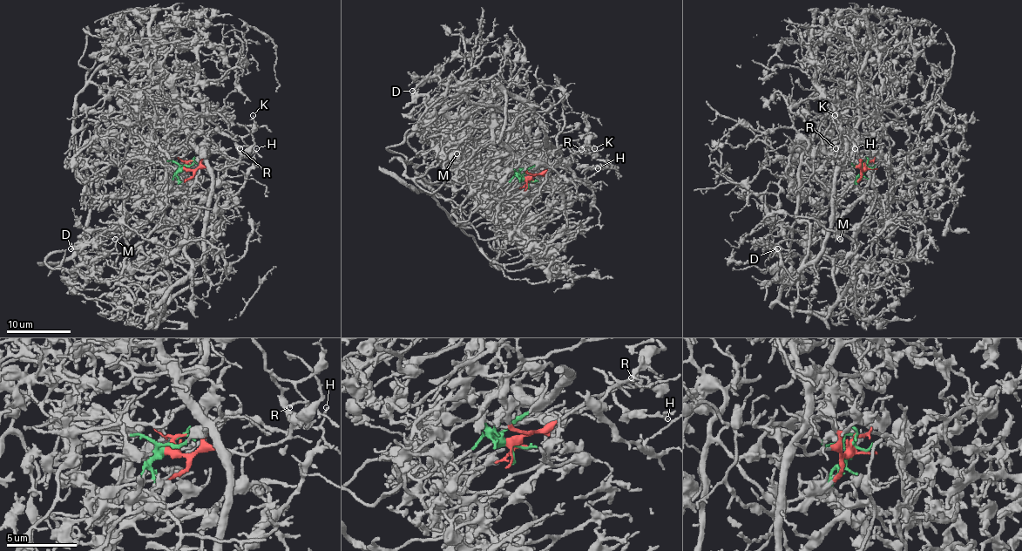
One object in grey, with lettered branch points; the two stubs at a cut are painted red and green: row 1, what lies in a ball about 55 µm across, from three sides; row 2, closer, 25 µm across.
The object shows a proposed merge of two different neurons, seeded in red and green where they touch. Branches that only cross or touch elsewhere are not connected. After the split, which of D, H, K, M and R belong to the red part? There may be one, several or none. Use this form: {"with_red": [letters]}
{"with_red": ["H", "K", "R"]}

